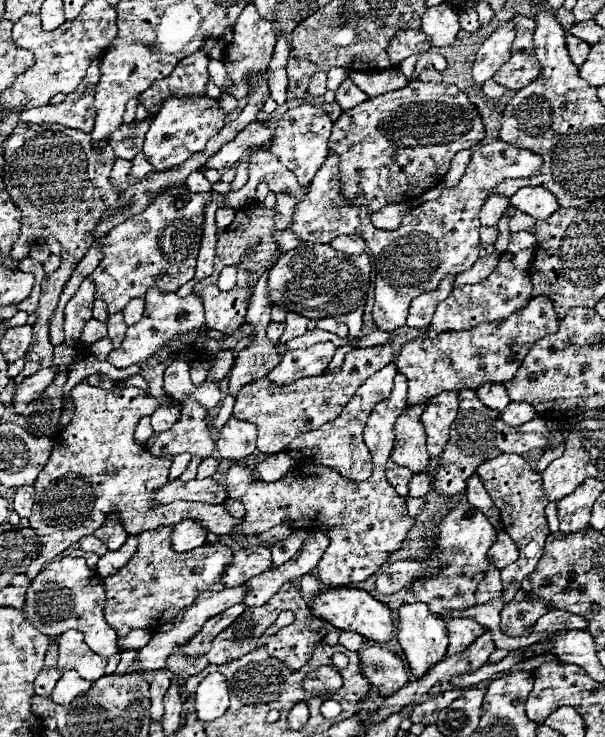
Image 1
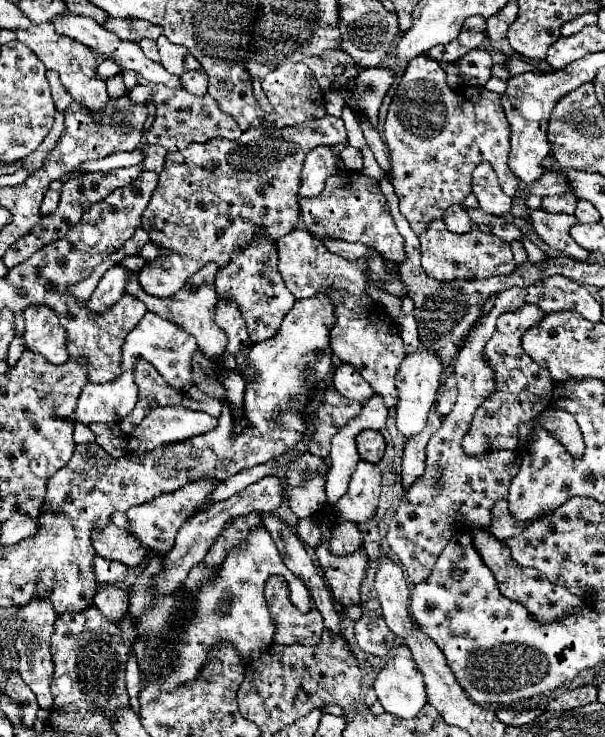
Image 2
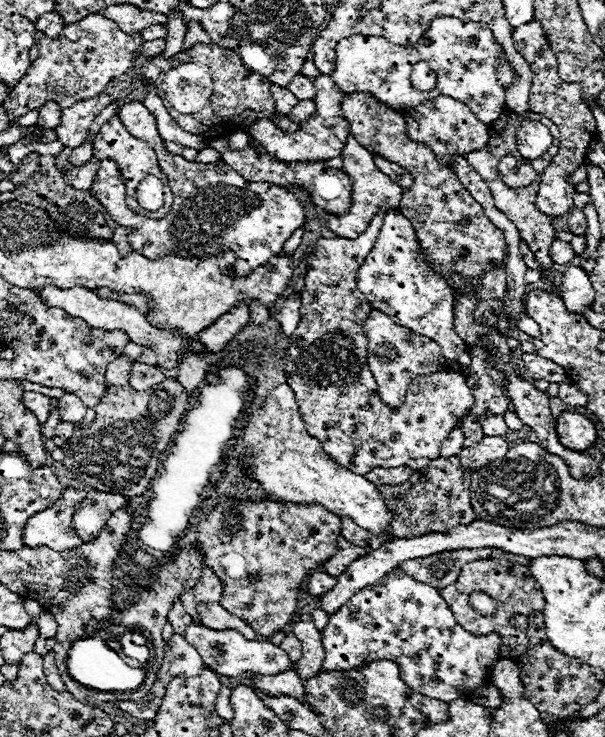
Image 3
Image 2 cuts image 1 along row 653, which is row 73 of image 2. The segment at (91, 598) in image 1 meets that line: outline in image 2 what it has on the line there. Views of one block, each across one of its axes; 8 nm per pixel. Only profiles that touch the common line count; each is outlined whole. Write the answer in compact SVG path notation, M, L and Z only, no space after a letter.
M102 60L102 62L98 64L98 68L96 68L96 74L98 74L98 78L108 80L108 78L120 74L120 66L118 66L116 62L112 62L112 60Z

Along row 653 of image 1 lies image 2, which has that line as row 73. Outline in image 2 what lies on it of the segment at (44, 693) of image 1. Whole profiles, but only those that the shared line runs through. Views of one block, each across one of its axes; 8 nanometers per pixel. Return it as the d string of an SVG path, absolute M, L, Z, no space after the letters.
M48 70L48 74L46 74L46 78L48 78L48 82L50 82L50 88L52 88L52 98L54 98L54 104L56 104L56 108L60 110L60 112L64 112L70 104L72 104L72 98L70 98L70 94L64 90L64 86L60 84L60 78L58 78L58 74L54 74L54 72L50 72Z

